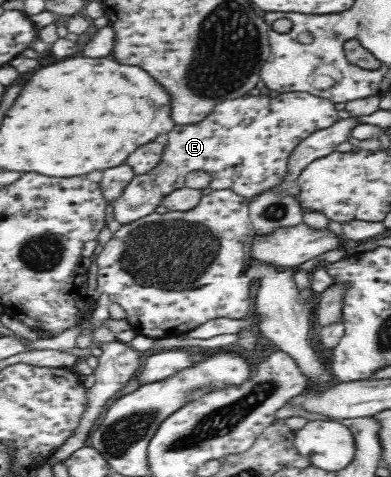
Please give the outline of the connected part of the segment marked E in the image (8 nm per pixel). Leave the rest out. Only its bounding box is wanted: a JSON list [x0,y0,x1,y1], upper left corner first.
[114,92,340,225]

